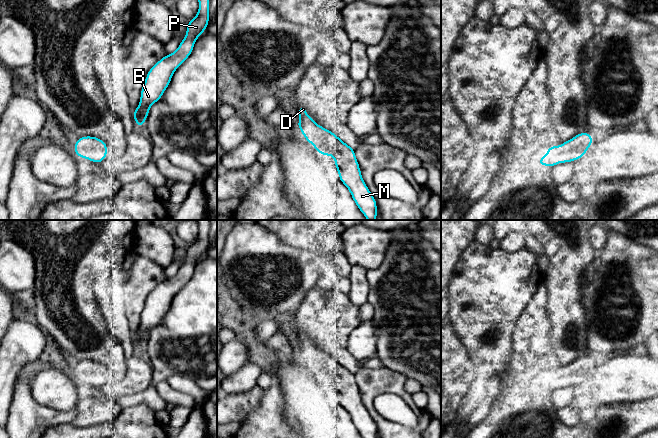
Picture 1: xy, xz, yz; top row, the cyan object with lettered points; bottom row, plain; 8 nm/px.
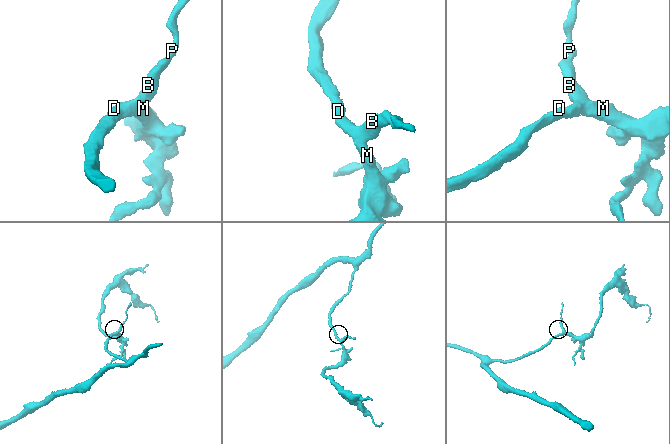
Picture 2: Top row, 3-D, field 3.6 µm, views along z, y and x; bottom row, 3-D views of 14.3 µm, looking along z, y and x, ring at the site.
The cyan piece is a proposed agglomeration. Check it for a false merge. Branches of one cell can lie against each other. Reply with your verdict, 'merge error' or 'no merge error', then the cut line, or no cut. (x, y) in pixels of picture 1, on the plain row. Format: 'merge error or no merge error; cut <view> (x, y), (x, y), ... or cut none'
no merge error; cut none

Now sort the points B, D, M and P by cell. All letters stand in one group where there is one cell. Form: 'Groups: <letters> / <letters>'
Groups: B D M P

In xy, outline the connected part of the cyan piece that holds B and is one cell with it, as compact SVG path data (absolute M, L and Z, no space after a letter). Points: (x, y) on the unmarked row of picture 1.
M196 220L199 226L197 239L187 247L185 262L177 274L167 278L152 290L141 313L140 327L133 336L137 351L142 352L152 328L161 323L177 292L190 280L197 262L209 248L209 220Z

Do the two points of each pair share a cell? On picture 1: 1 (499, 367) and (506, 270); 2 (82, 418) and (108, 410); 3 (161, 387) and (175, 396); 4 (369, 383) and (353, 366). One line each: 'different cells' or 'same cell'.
1: same cell
2: same cell
3: same cell
4: different cells

